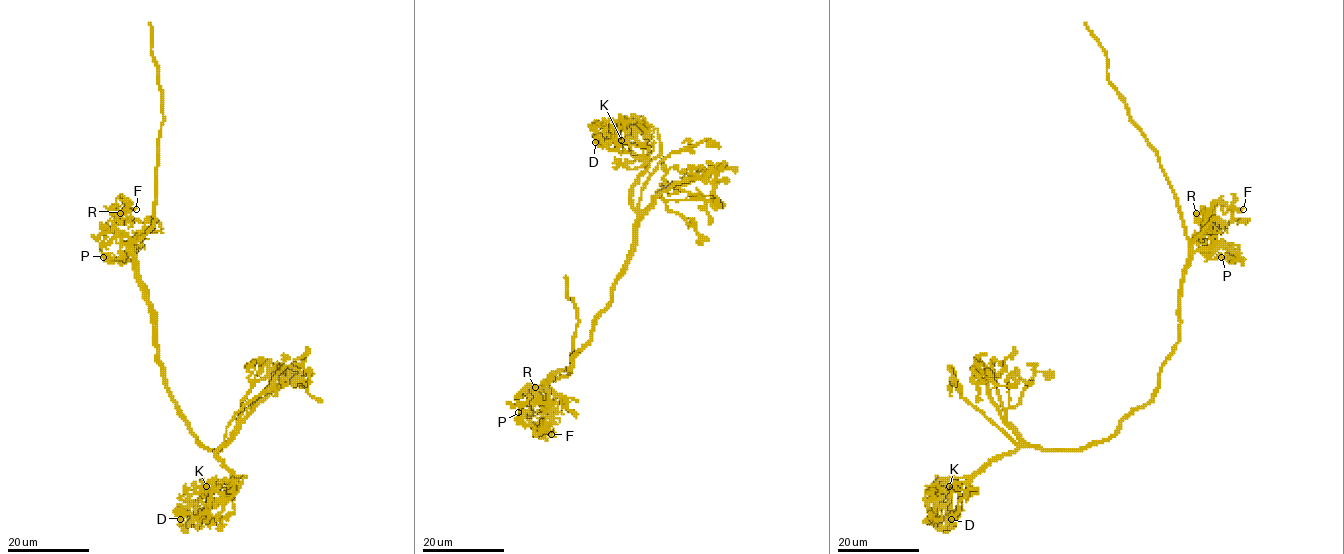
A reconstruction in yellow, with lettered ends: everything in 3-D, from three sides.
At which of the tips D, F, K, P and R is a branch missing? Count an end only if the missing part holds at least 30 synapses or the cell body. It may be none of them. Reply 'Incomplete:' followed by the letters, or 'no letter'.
Incomplete: no letter

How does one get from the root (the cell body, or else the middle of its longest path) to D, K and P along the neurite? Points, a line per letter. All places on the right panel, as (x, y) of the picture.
D: (1171, 355), (1154, 395), (1109, 437), (1080, 449), (1018, 445), (995, 457), (951, 493), (946, 531), (951, 519)
K: (1171, 355), (1154, 395), (1109, 437), (1080, 449), (1018, 445), (995, 457), (951, 494), (949, 486)
P: (1171, 355), (1187, 261), (1196, 251), (1220, 245), (1238, 258), (1221, 257)

